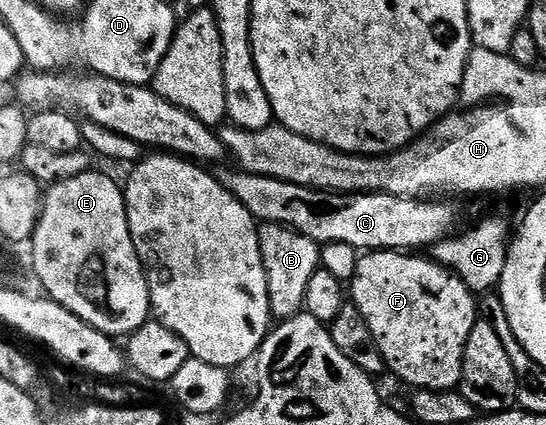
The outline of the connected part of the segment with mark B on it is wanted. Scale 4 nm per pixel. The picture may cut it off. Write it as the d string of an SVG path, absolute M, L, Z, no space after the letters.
M261 223L258 231L273 317L277 321L281 321L299 316L304 312L306 286L309 284L310 278L314 278L317 268L321 267L321 245L315 244L313 240L294 230L283 228L281 224Z

